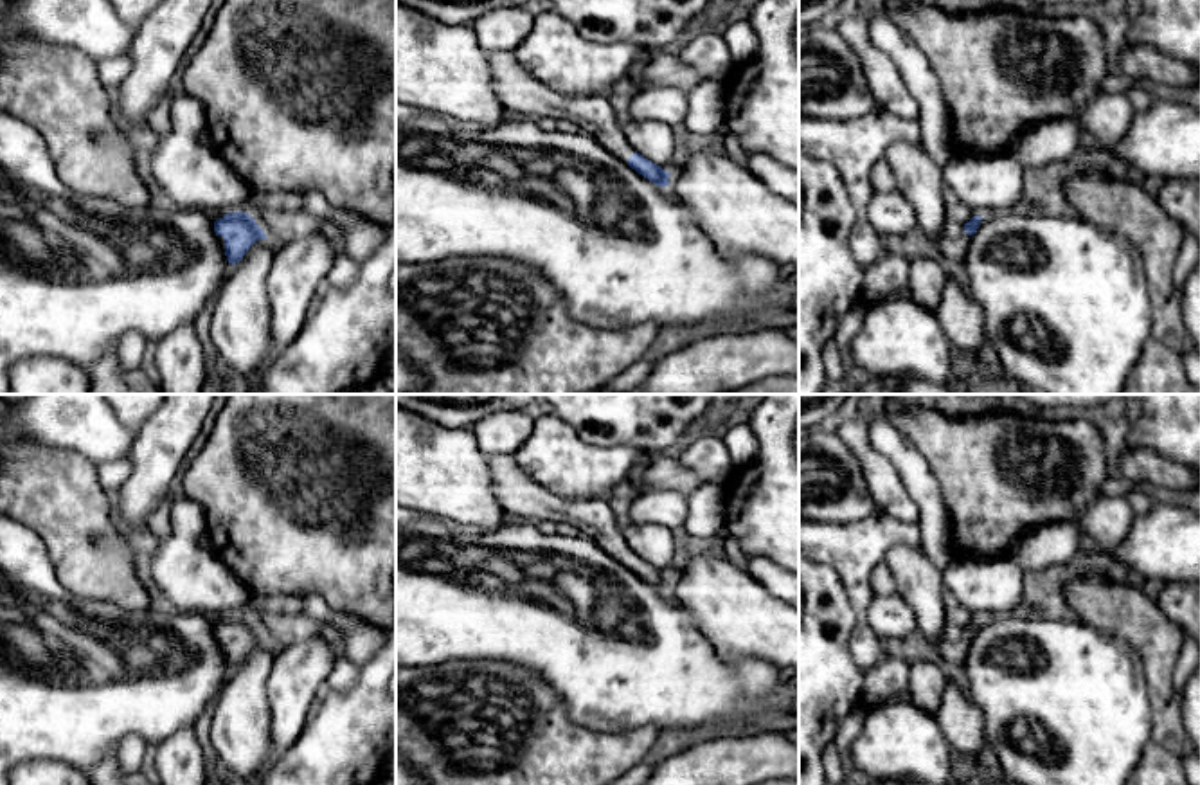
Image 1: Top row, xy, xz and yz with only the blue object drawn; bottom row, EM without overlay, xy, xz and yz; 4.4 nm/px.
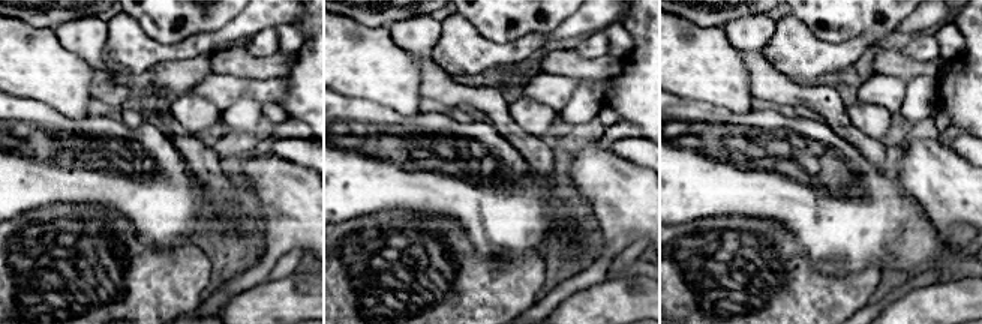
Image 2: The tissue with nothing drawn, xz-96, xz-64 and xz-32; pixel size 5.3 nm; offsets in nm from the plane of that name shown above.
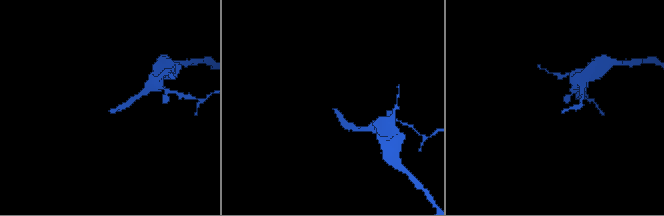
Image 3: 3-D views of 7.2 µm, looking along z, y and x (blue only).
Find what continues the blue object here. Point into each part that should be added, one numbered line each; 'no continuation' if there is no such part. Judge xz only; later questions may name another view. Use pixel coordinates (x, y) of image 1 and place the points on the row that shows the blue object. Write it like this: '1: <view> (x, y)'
1: xz (515, 87)

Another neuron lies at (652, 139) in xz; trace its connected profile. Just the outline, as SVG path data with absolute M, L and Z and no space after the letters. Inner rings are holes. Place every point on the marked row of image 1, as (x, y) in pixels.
M630 121L622 126L630 146L667 173L675 171L673 126L658 121Z

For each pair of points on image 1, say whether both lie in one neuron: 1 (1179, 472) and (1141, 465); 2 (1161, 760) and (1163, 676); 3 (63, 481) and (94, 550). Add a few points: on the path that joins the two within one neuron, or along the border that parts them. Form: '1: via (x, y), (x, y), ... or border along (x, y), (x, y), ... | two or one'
1: via (1170, 472), (1150, 467) | one
2: border along (1152, 739), (1181, 758) | two
3: via (63, 497), (80, 533) | one

